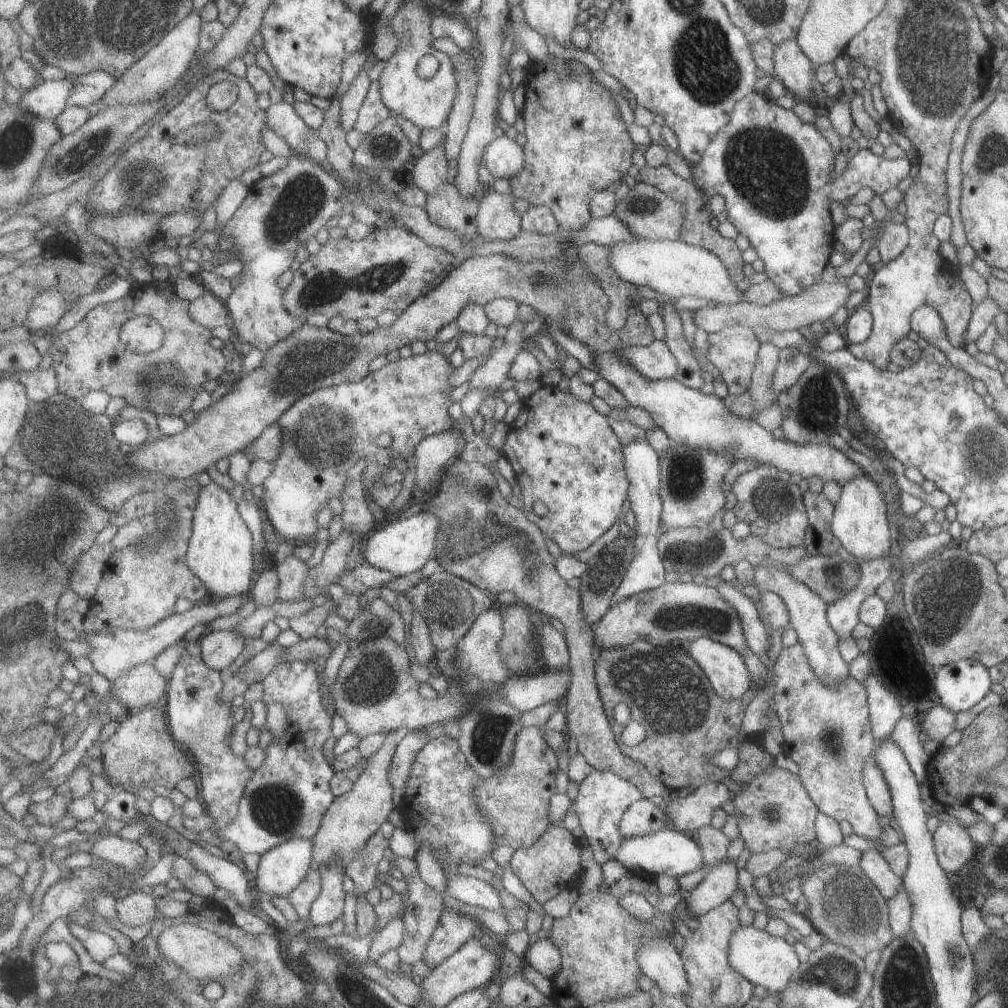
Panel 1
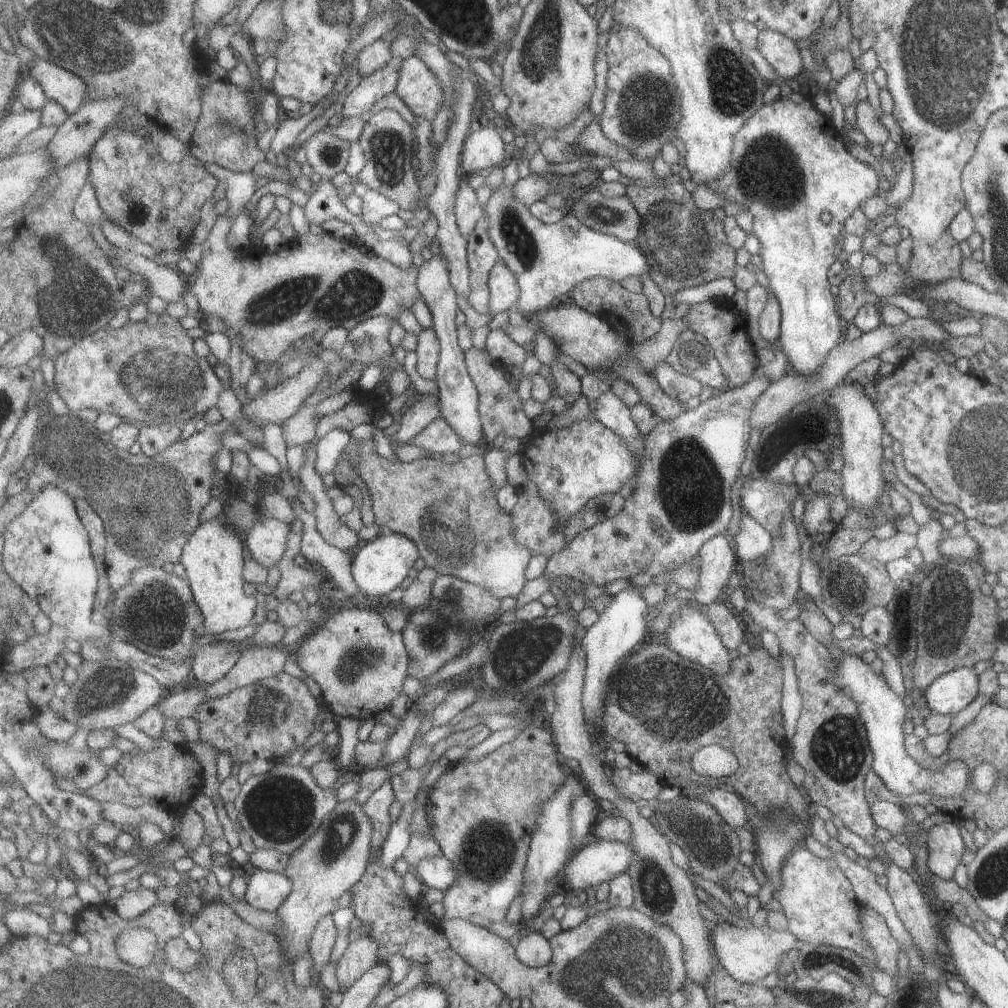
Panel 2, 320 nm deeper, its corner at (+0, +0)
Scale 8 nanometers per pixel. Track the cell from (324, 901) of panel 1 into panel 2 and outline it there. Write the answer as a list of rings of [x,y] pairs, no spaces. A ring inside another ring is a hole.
[[[328,914],[320,920],[317,925],[312,941],[310,942],[310,956],[312,964],[312,977],[316,980],[317,977],[325,970],[325,967],[330,963],[334,946],[338,937],[338,928],[334,921],[333,915]]]

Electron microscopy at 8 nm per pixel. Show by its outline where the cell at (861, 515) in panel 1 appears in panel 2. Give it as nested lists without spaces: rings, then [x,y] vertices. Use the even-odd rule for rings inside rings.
[[[837,383],[827,394],[829,404],[837,410],[837,418],[840,420],[841,446],[839,454],[842,456],[843,464],[840,470],[840,491],[843,498],[848,502],[849,509],[863,509],[869,514],[879,505],[881,498],[881,420],[875,412],[872,402],[865,394],[859,383]]]

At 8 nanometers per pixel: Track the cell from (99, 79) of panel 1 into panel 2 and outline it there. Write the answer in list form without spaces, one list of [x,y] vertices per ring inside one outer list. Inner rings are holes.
[[[41,58],[29,69],[29,74],[42,84],[50,100],[57,101],[70,116],[84,103],[88,88],[78,74]]]

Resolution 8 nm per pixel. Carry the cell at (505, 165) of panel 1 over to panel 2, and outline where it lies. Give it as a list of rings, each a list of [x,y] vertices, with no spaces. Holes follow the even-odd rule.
[[[495,125],[489,128],[475,126],[463,145],[461,169],[465,175],[491,166],[497,168],[507,164],[503,162],[507,156],[501,133]]]

